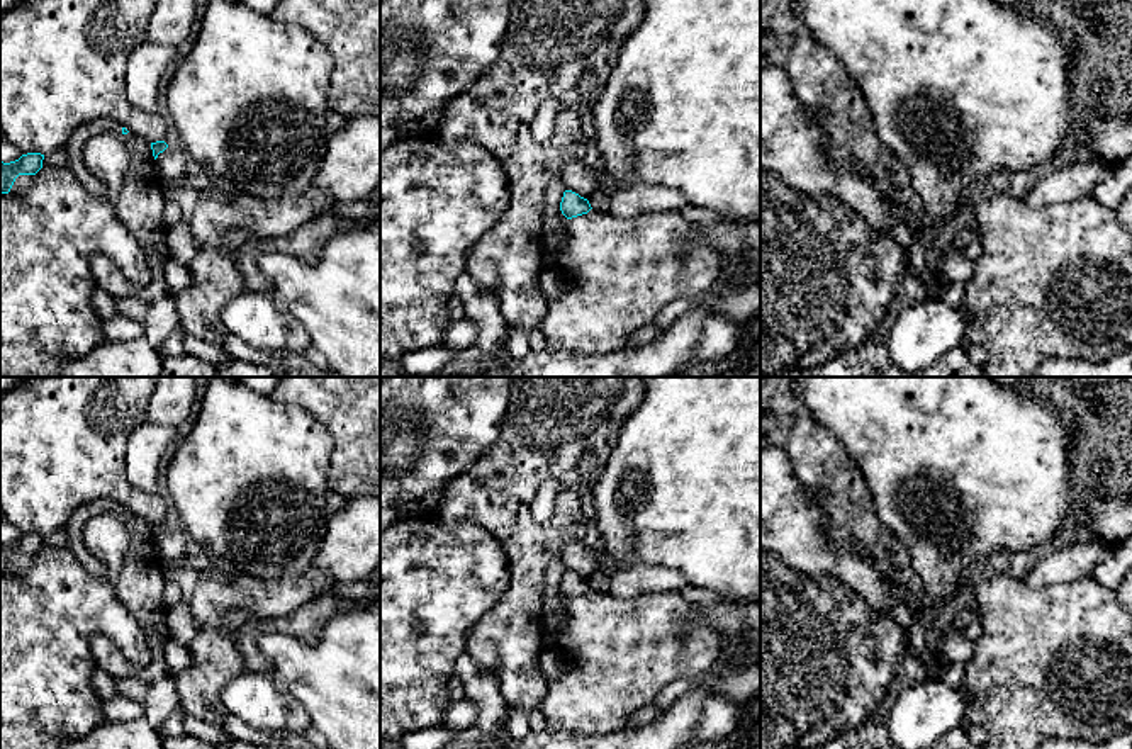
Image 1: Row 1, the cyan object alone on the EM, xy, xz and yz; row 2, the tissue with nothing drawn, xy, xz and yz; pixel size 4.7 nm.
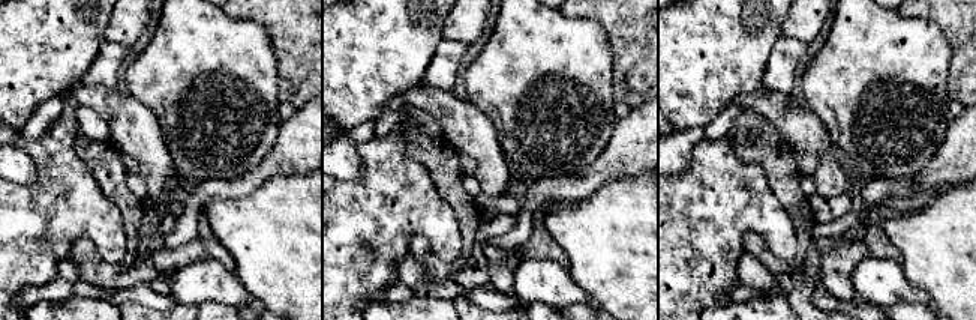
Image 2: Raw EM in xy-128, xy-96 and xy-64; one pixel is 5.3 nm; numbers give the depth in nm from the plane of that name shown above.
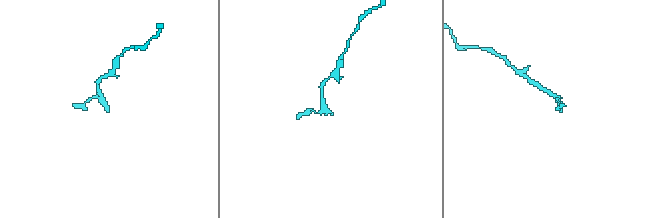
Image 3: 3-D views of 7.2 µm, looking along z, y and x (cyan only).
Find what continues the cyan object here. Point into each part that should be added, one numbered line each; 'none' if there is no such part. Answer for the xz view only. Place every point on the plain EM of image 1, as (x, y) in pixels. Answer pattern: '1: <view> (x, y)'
1: xz (616, 654)

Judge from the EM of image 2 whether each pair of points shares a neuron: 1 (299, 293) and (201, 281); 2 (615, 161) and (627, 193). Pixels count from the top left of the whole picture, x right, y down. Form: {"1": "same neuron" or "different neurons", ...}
{"1": "different neurons", "2": "different neurons"}

